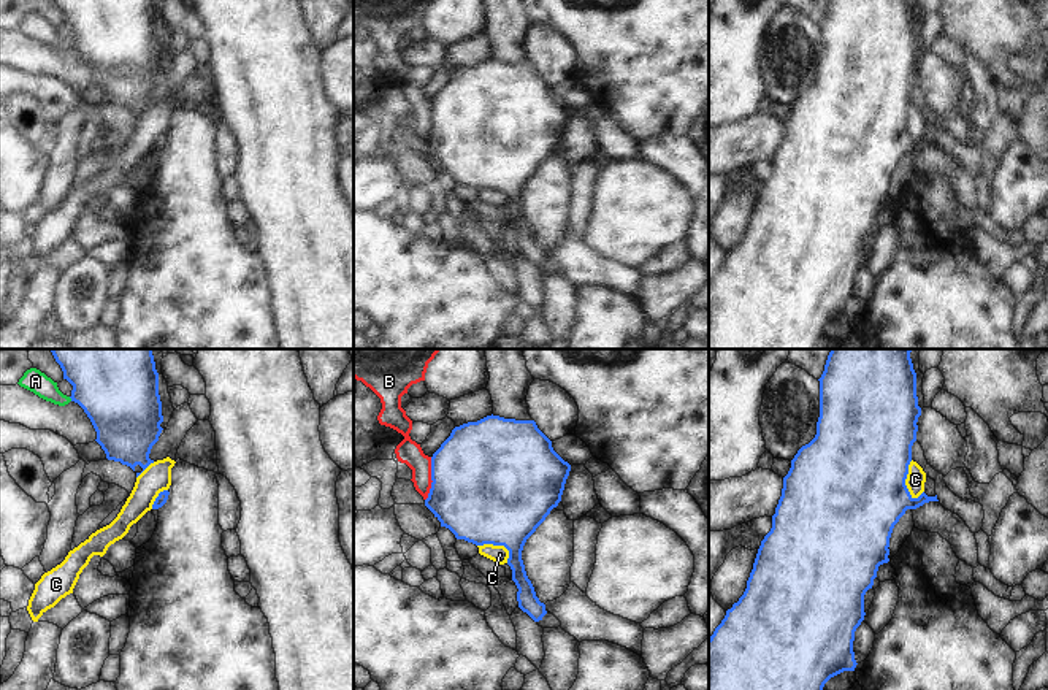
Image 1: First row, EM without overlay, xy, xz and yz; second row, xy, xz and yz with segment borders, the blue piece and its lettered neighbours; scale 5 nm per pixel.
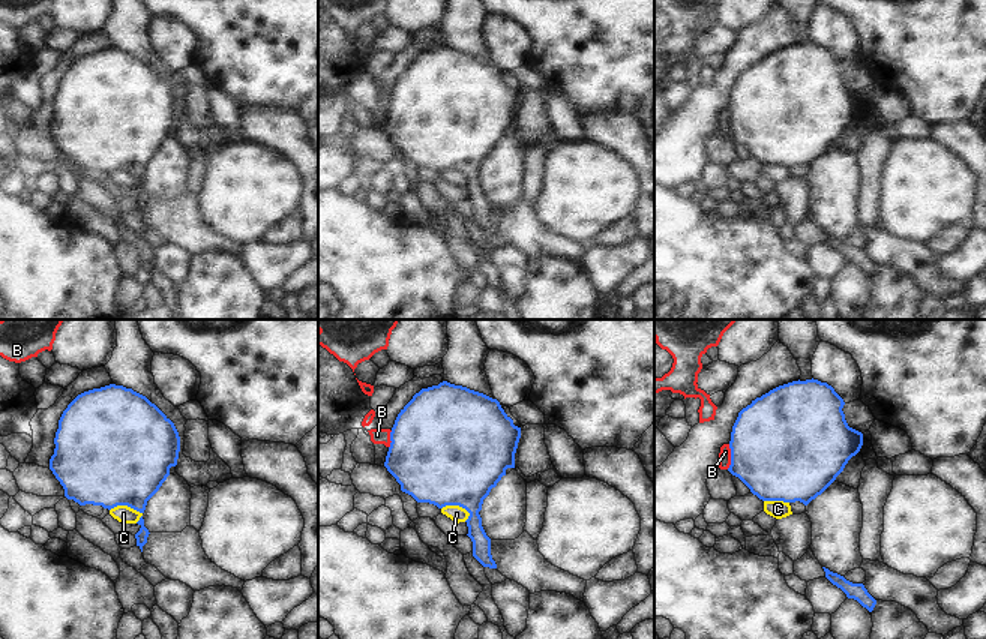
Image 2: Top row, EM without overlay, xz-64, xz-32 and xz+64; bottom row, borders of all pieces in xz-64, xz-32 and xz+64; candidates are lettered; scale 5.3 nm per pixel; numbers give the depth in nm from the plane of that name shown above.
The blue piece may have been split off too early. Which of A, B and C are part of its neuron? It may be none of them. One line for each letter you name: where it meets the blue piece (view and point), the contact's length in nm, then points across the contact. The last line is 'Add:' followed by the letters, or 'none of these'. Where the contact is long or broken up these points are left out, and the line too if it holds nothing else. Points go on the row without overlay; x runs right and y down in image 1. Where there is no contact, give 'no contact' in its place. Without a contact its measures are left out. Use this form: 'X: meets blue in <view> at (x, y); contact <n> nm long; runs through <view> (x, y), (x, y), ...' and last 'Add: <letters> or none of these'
Add: none of these

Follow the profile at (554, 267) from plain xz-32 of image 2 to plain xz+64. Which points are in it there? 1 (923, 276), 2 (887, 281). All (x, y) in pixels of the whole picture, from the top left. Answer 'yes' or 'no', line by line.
1: no
2: yes

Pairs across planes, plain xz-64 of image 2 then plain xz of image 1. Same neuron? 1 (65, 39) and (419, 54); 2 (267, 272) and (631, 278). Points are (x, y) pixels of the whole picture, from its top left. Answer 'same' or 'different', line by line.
1: same
2: different

